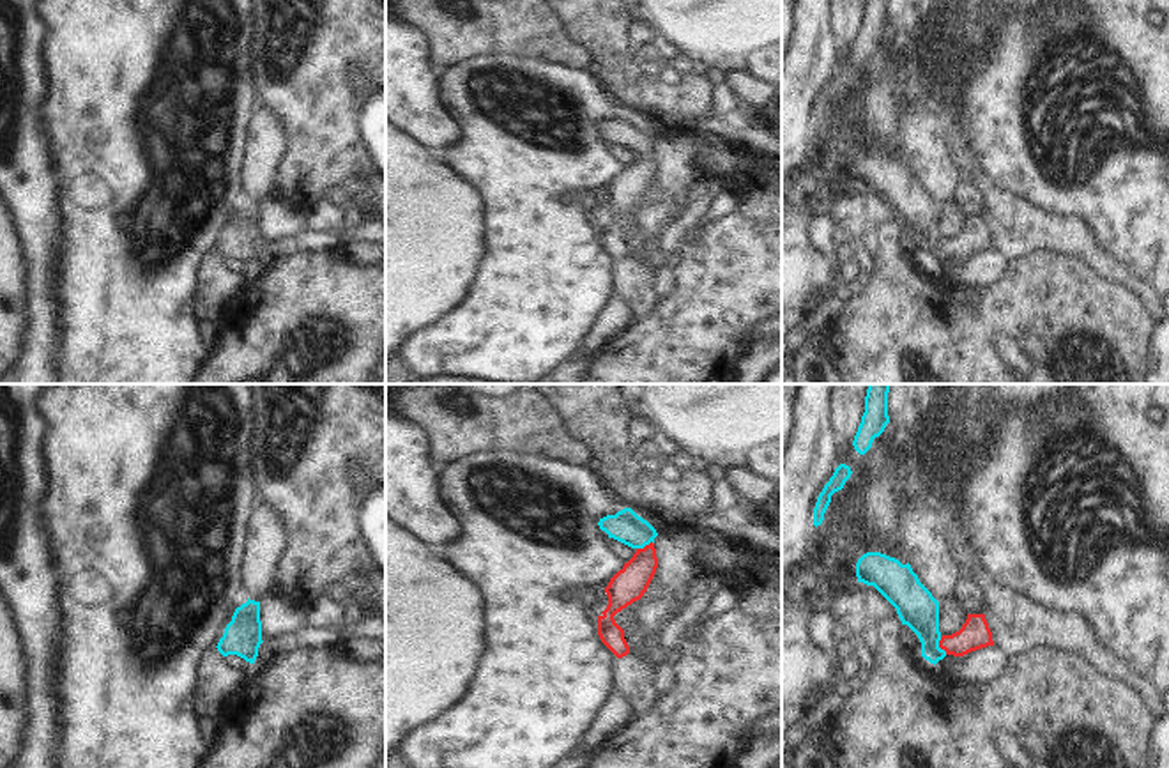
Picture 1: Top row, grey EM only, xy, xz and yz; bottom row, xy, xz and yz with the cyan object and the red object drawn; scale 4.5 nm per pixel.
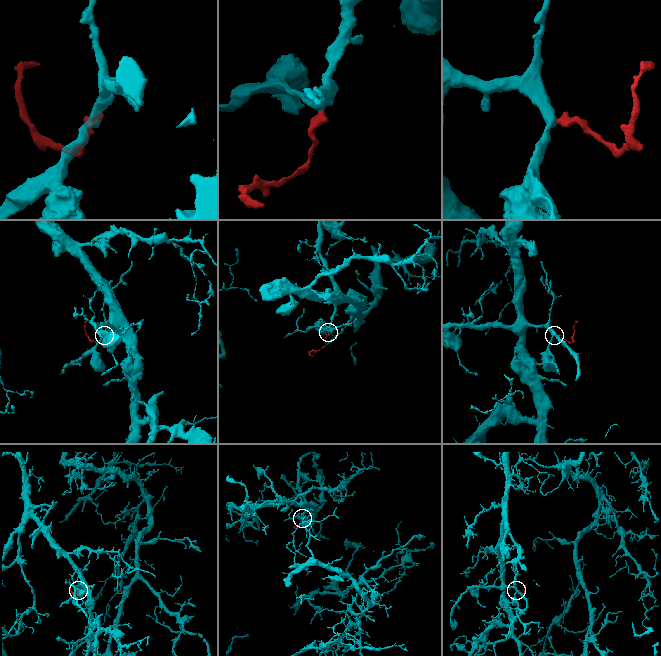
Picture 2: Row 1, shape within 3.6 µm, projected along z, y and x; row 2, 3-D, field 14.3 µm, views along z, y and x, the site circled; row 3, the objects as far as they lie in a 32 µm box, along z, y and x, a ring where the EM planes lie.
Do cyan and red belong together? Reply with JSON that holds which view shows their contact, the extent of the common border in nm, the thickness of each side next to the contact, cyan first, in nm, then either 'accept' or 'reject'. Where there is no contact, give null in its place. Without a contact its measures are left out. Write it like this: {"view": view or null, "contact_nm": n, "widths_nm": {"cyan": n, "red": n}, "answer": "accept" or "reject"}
{"view": "yz", "contact_nm": 90, "widths_nm": {"cyan": 180, "red": 140}, "answer": "accept"}

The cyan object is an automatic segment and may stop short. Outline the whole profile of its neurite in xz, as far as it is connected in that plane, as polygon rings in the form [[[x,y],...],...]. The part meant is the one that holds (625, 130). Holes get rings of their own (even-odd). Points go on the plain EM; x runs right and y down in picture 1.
[[[624,111],[615,119],[607,119],[598,126],[600,133],[637,156],[610,182],[605,196],[608,200],[607,212],[598,219],[598,239],[601,246],[617,260],[630,257],[624,234],[615,227],[614,219],[640,204],[647,195],[656,172],[658,161],[654,152],[656,133],[638,120],[631,111]]]

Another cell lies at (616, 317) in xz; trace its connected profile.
[[[614,292],[603,313],[600,315],[582,345],[568,357],[568,361],[594,356],[610,340],[624,333],[631,320],[633,313],[630,306]]]

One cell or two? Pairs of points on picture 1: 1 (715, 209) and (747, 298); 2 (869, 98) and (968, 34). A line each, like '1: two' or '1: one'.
1: two
2: one

